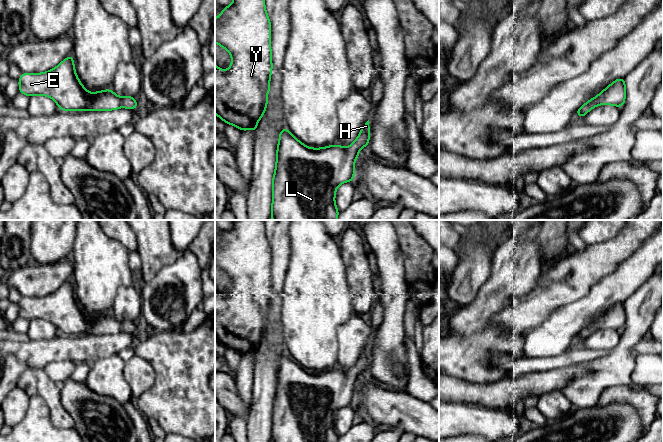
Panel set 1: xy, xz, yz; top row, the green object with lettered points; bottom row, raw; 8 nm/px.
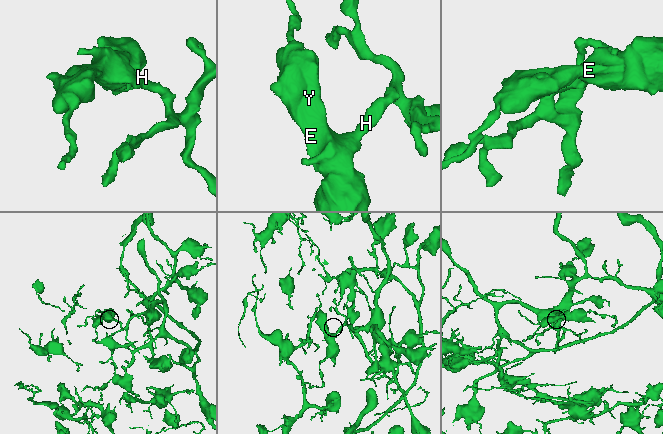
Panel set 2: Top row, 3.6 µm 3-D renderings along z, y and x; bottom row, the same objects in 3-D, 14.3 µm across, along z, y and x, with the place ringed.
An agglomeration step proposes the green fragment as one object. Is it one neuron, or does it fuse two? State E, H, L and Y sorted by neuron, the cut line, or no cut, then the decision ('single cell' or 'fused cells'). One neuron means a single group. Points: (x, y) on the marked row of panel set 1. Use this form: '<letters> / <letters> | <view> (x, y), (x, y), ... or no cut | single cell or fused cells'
E H L Y | no cut | single cell

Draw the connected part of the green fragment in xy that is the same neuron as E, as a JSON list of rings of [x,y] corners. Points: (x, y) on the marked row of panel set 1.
[[[66,57],[55,68],[44,73],[22,73],[19,92],[27,95],[47,96],[64,111],[110,111],[121,107],[137,108],[135,97],[116,95],[112,89],[90,93],[77,77],[74,59]]]

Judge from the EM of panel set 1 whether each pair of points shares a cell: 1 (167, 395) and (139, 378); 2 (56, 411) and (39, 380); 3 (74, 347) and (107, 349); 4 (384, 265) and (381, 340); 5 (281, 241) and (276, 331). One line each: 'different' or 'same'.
1: different
2: same
3: same
4: same
5: same

